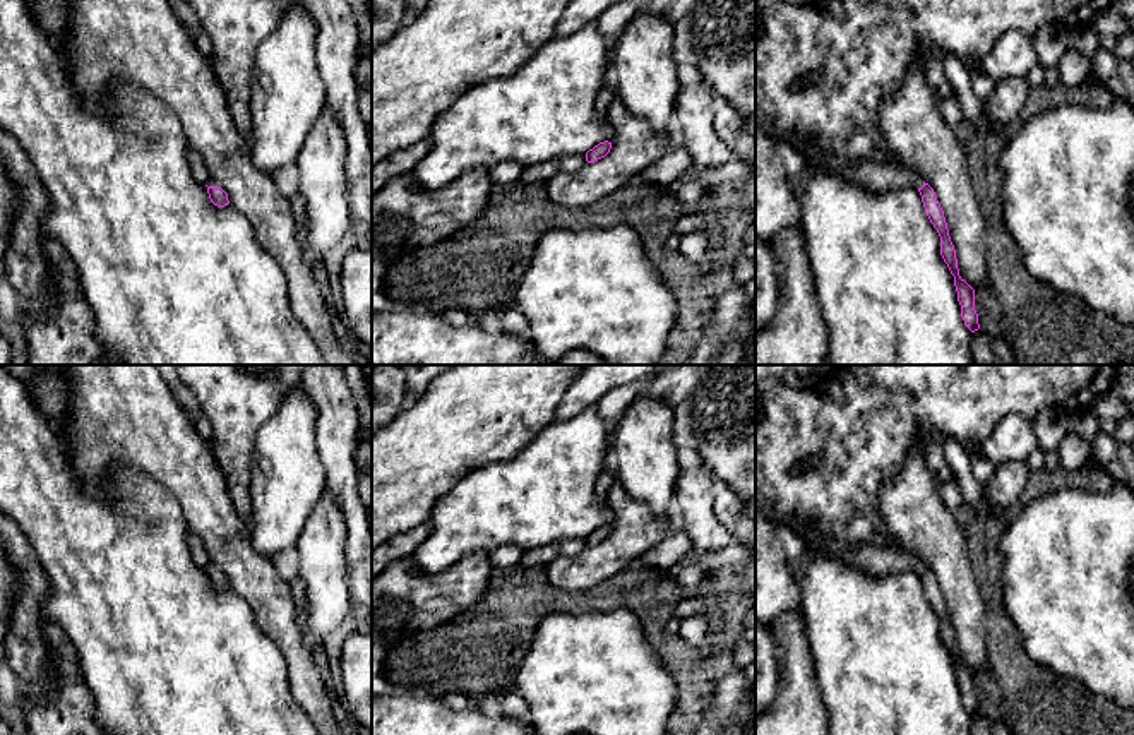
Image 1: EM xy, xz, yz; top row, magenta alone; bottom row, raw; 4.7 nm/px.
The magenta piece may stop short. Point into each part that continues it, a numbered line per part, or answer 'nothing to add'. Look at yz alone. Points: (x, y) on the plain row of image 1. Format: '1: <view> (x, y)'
1: yz (888, 559)

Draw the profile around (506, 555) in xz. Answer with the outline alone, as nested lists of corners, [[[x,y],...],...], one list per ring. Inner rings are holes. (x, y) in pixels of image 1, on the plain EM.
[[[500,545],[495,550],[488,552],[488,559],[492,562],[492,567],[514,567],[521,564],[522,559],[522,548],[517,545]]]

